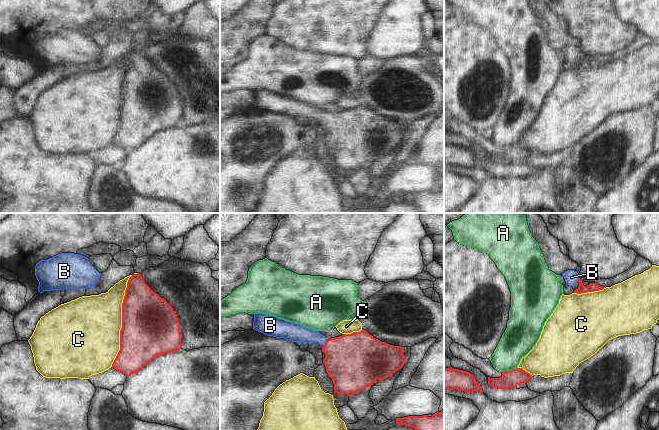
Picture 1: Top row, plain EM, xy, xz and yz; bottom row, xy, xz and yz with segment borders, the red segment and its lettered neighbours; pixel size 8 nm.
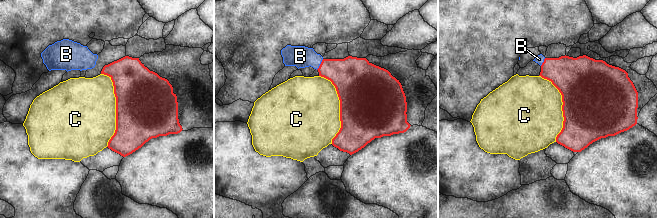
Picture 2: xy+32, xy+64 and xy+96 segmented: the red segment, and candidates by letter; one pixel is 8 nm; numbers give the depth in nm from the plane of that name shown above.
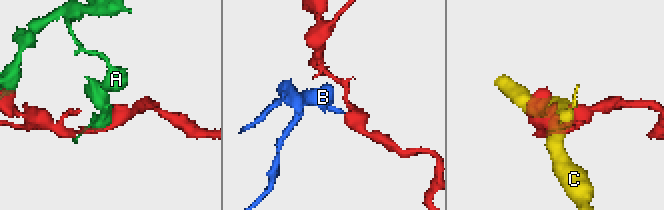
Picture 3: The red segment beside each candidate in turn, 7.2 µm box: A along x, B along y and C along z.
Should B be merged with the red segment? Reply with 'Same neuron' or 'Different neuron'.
Same neuron

